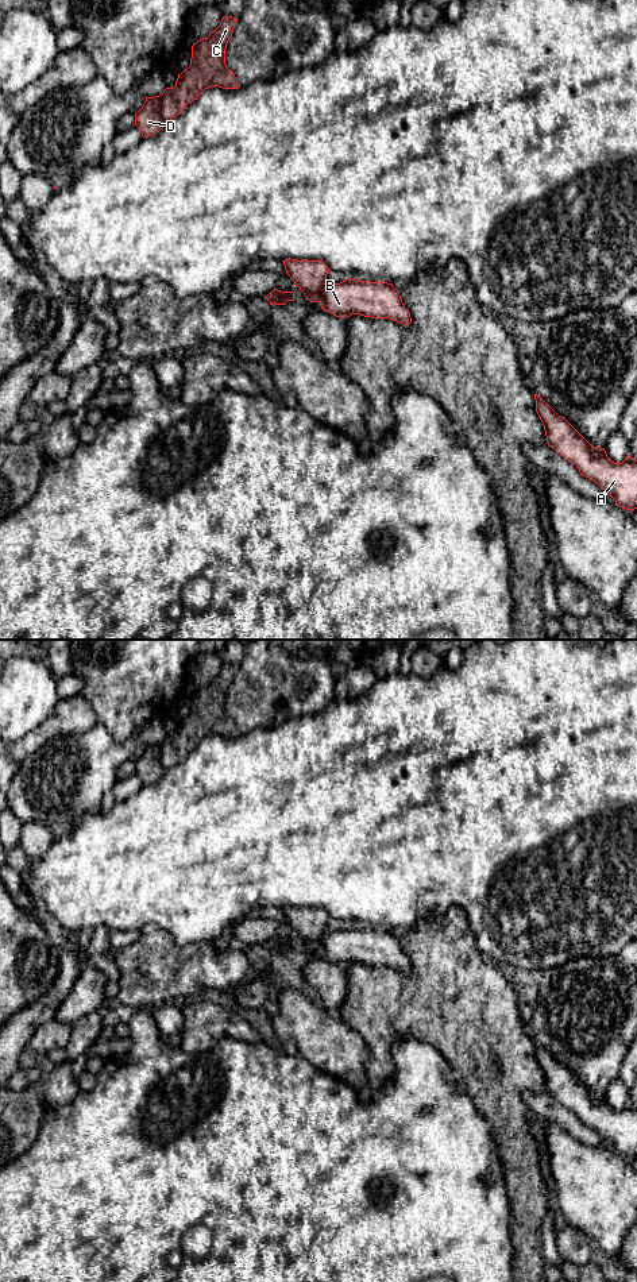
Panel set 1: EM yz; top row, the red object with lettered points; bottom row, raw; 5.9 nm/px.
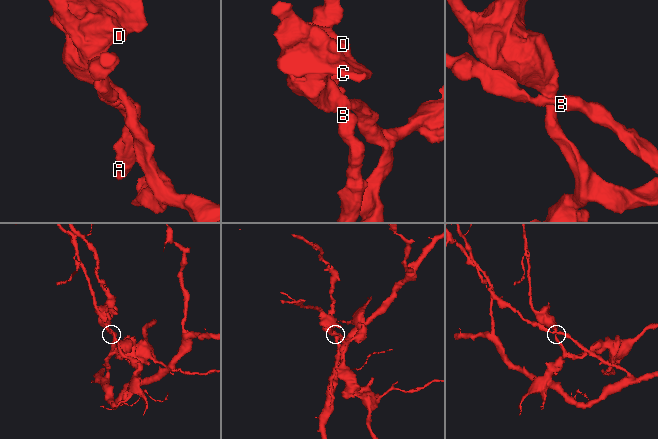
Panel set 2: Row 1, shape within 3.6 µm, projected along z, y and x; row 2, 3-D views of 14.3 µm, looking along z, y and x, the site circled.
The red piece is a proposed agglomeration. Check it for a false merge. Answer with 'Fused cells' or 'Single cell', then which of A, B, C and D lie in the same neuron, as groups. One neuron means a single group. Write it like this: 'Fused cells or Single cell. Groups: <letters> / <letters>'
Fused cells. Groups: A B / C D

